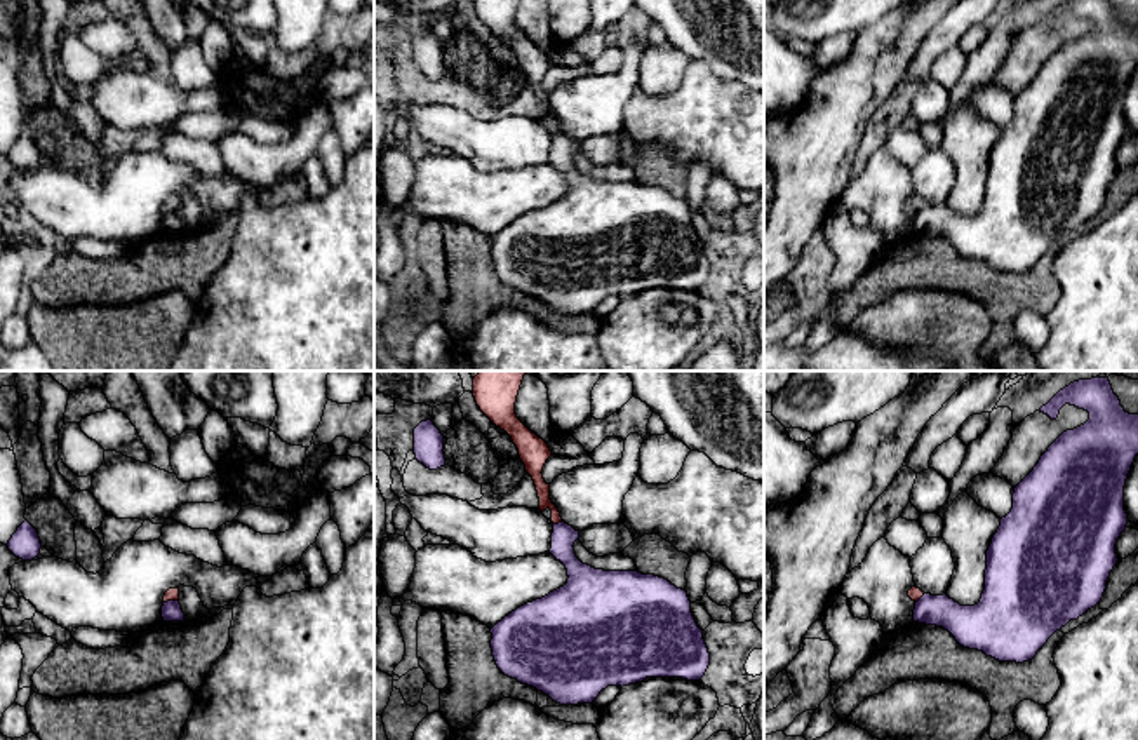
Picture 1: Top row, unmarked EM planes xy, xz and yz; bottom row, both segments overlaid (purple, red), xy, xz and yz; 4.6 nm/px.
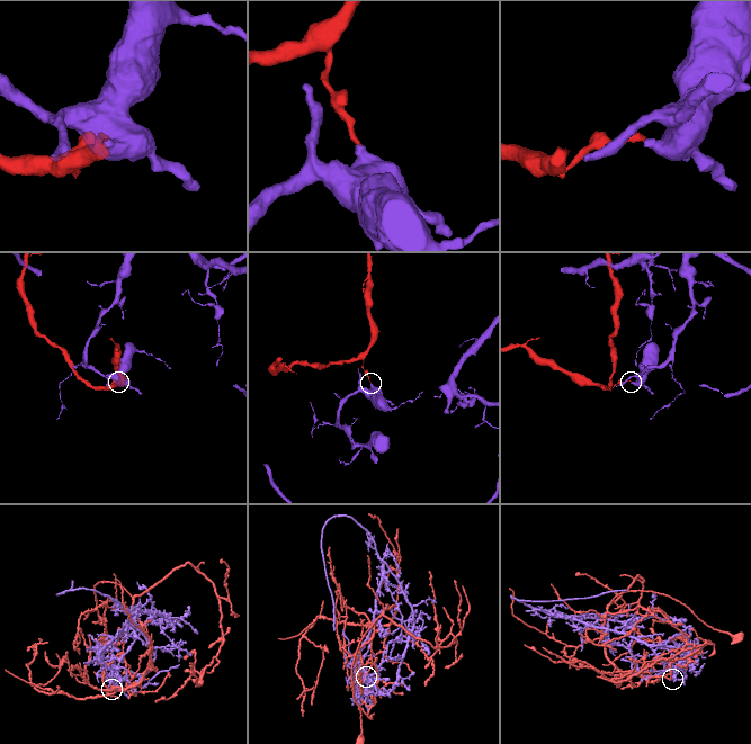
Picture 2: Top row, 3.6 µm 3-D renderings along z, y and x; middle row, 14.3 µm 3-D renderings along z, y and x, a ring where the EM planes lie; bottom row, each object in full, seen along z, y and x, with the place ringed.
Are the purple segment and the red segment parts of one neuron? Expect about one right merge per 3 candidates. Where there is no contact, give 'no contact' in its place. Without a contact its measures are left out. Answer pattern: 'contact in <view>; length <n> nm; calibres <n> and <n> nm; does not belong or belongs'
contact in xz; length 50 nm; calibres 110 and 60 nm; does not belong

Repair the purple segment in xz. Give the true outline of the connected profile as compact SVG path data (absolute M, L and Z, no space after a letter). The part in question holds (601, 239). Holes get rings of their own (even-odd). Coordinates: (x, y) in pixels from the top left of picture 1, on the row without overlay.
M564 131L553 134L548 162L566 176L567 193L517 218L491 239L498 279L560 315L593 313L607 296L623 298L646 287L700 291L710 263L687 202L654 185L583 174L572 157L578 148L579 141Z

